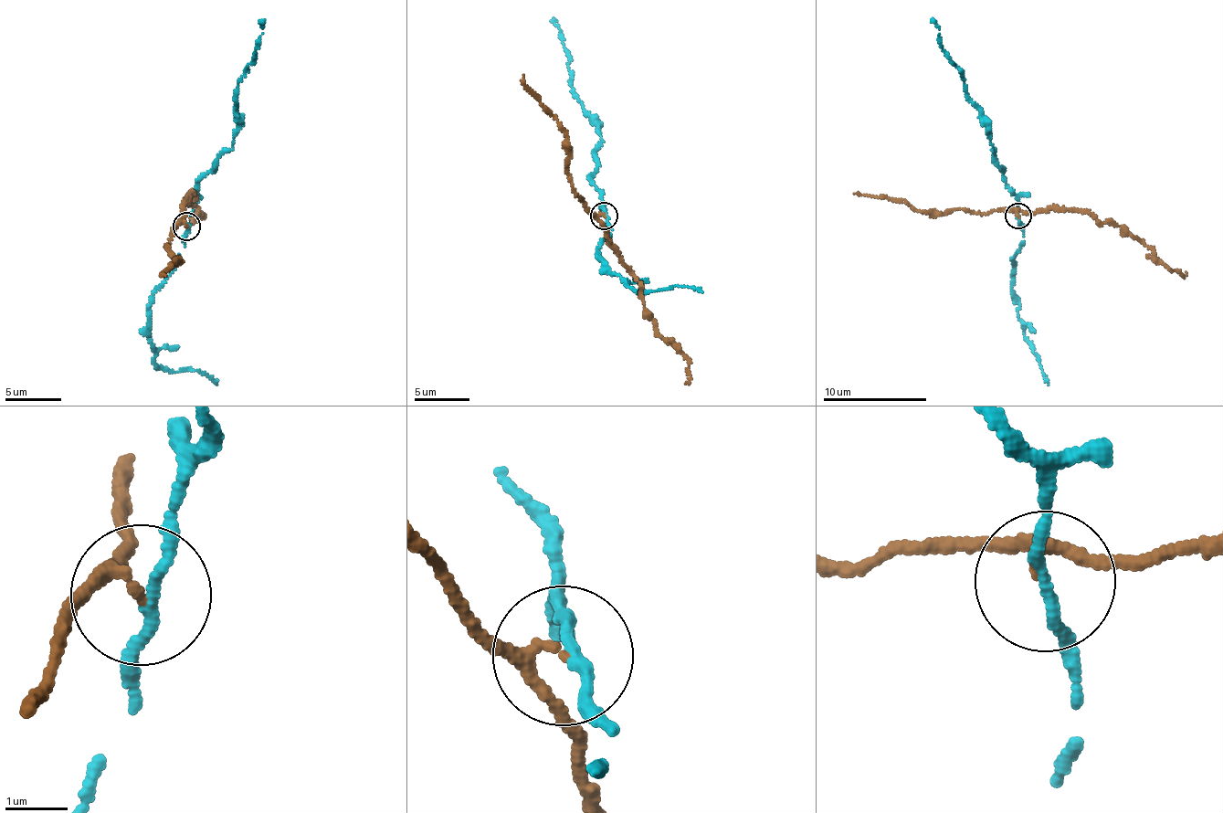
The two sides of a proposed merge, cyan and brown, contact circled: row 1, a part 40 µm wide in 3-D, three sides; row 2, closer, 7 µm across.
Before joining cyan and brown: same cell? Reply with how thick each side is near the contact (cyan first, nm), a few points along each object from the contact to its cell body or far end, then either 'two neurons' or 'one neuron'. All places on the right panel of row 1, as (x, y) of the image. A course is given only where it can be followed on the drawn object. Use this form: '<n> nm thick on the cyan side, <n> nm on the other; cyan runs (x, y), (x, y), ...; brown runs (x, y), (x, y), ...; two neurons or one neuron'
160 nm thick on the cyan side, 150 nm on the other; cyan runs (1018, 216), (1017, 195), (993, 149), (989, 120), (966, 95), (961, 68), (941, 45), (939, 26), (931, 19); brown runs (1018, 216), (1022, 210), (1049, 208), (1090, 212), (1101, 223), (1114, 222), (1138, 237), (1170, 269), (1186, 271); two neurons

